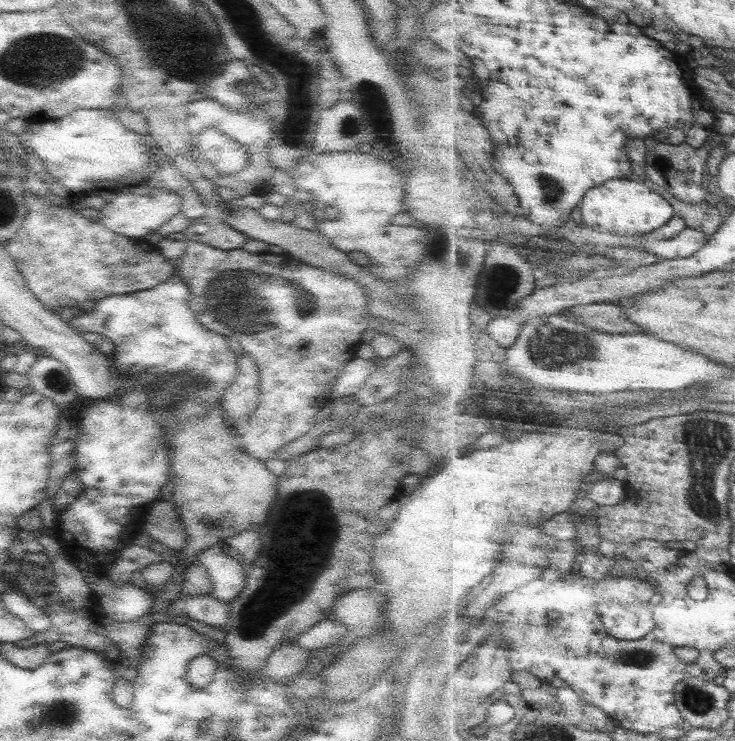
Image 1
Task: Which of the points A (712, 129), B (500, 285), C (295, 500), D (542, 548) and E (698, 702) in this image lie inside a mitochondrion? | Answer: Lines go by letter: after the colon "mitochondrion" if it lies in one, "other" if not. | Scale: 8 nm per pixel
A: other
B: mitochondrion
C: mitochondrion
D: mitochondrion
E: mitochondrion

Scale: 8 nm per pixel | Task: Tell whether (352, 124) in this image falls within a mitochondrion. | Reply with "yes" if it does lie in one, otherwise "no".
yes

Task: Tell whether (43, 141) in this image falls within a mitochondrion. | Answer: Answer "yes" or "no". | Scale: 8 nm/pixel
no

